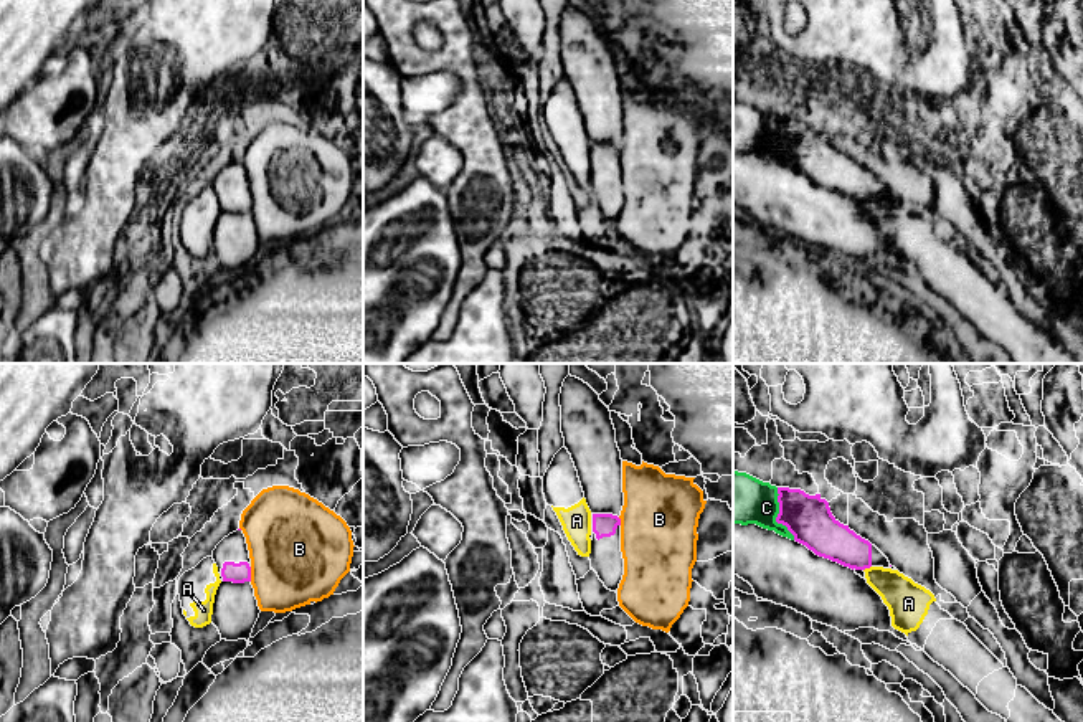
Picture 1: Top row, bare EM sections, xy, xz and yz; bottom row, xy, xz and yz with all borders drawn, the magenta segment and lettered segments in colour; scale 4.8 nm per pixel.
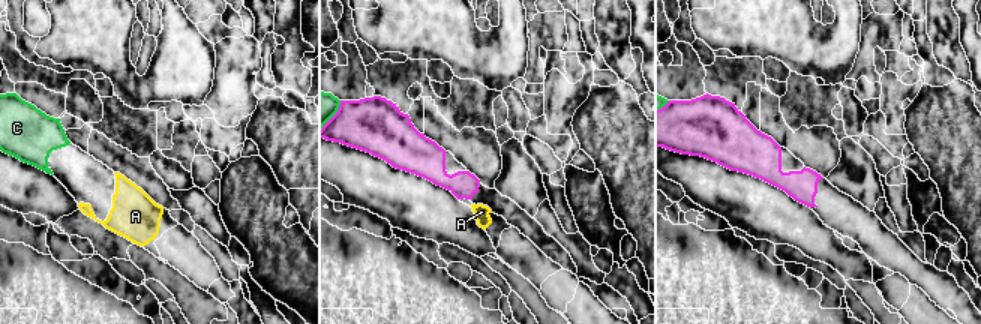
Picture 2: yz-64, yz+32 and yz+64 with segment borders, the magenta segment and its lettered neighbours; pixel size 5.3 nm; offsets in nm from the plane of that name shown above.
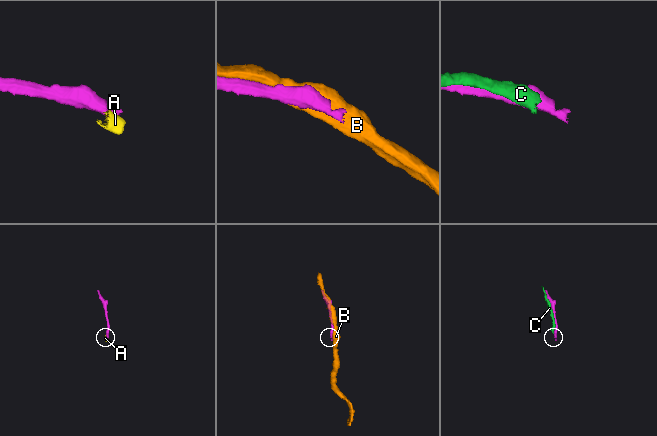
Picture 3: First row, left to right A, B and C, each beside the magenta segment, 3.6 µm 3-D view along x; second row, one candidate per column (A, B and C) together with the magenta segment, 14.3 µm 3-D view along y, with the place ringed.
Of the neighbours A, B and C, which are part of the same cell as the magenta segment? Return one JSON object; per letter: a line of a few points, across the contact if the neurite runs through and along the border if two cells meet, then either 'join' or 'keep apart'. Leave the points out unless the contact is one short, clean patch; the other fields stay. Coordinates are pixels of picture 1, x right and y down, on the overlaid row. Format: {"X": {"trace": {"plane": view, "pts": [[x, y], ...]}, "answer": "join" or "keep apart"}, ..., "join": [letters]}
{"A": {"trace": {"plane": "yz", "pts": [[870, 565], [864, 570]]}, "answer": "keep apart"}, "B": {"answer": "keep apart"}, "C": {"answer": "keep apart"}, "join": []}

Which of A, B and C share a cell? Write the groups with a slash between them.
A C / B

